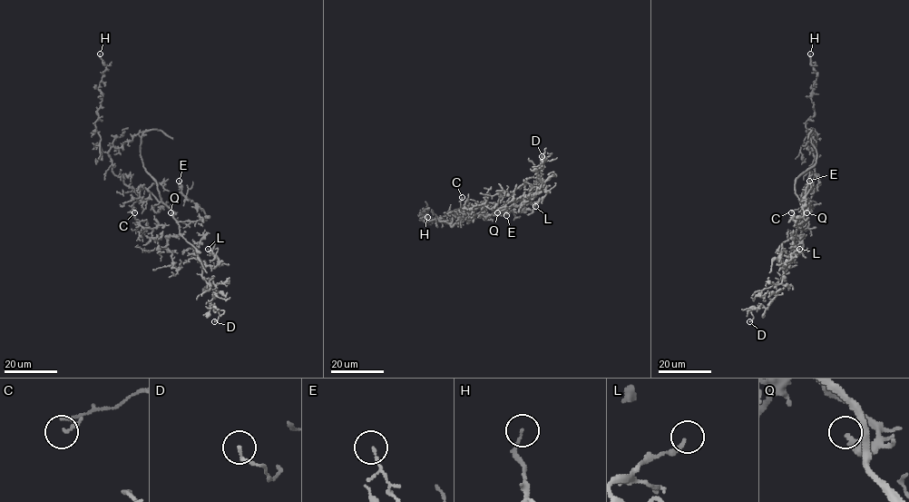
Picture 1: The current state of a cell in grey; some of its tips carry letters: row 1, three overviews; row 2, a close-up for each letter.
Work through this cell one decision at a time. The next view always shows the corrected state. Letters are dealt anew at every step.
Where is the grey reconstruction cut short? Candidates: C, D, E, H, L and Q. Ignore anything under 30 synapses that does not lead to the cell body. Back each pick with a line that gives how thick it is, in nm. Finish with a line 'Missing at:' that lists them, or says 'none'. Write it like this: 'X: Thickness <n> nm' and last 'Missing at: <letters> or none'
Missing at: none

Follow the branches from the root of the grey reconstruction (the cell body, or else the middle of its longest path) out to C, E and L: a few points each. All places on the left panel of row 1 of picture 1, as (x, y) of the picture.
C: (156, 199), (179, 225), (180, 234), (163, 248), (134, 212)
E: (156, 199), (171, 211), (178, 221), (197, 221), (207, 217), (202, 210), (182, 193), (179, 181)
L: (156, 199), (171, 211), (179, 232), (196, 250), (199, 260), (216, 267), (220, 262), (208, 249)

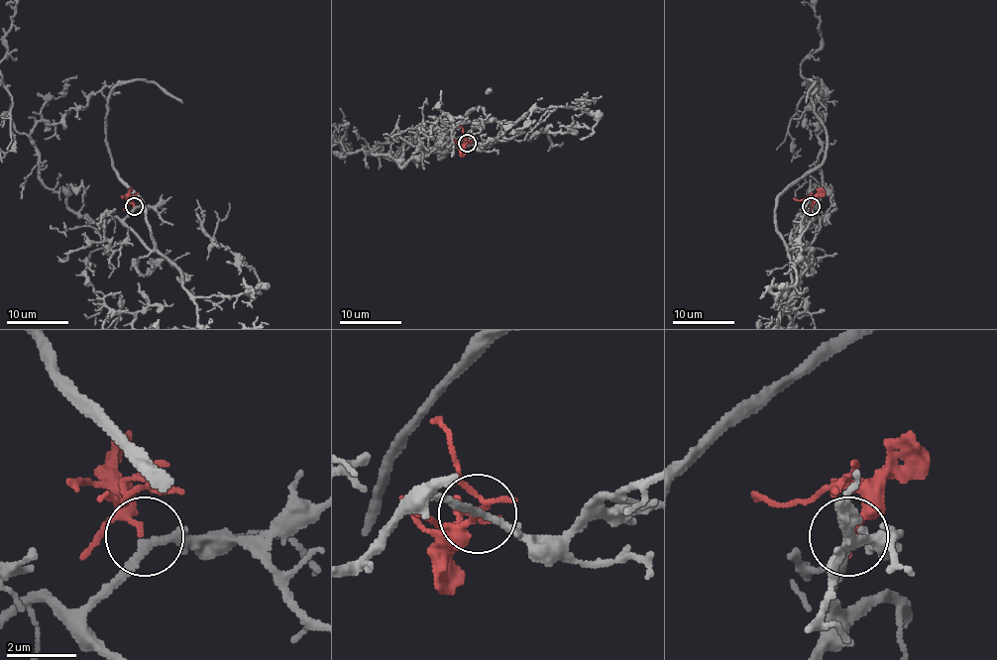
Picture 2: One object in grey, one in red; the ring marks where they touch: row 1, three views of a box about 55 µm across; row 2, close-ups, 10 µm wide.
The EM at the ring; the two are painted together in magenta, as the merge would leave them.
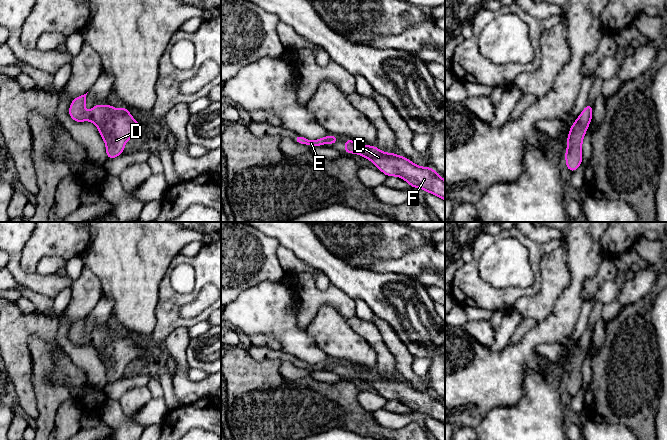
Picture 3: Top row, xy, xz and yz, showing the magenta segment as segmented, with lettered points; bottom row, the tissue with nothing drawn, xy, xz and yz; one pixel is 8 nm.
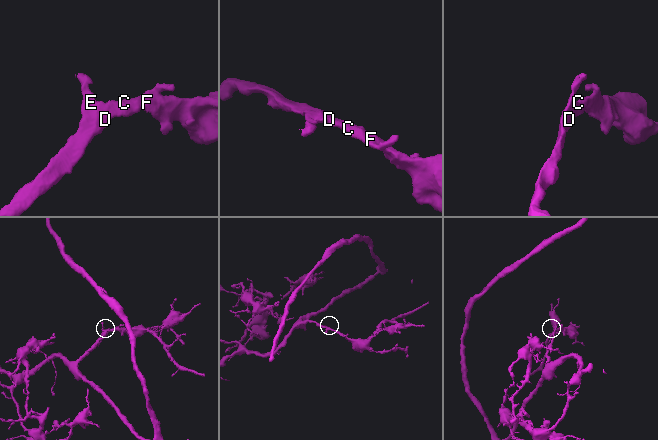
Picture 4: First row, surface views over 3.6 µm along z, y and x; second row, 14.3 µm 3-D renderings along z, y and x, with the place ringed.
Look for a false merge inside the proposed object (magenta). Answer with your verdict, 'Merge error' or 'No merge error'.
No merge error

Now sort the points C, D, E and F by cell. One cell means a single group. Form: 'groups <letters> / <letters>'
groups C D E F

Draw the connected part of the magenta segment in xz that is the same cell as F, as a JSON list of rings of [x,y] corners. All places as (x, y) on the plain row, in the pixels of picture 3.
[[[345,363],[344,377],[355,377],[369,383],[387,401],[397,400],[404,403],[413,412],[420,412],[445,425],[445,405],[431,391],[421,391],[404,380],[385,377],[376,370],[368,370]]]

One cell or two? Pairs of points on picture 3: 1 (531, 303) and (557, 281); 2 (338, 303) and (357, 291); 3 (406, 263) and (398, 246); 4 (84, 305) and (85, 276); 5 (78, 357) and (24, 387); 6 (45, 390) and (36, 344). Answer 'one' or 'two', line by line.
1: one
2: two
3: two
4: one
5: two
6: one

